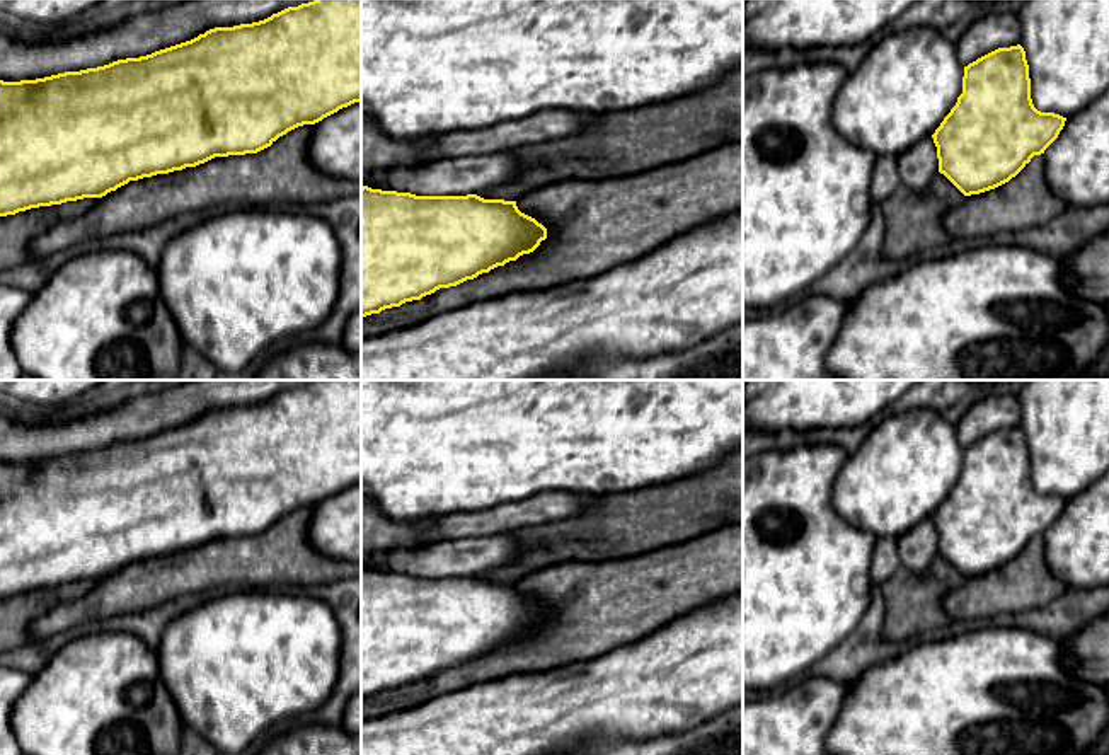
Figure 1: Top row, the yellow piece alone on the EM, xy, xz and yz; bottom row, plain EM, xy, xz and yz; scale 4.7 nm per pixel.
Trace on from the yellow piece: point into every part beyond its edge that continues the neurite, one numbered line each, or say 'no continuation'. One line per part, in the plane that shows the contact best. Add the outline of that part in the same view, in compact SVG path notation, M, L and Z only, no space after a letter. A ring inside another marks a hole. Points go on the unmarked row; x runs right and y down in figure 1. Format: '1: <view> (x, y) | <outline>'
no continuation

